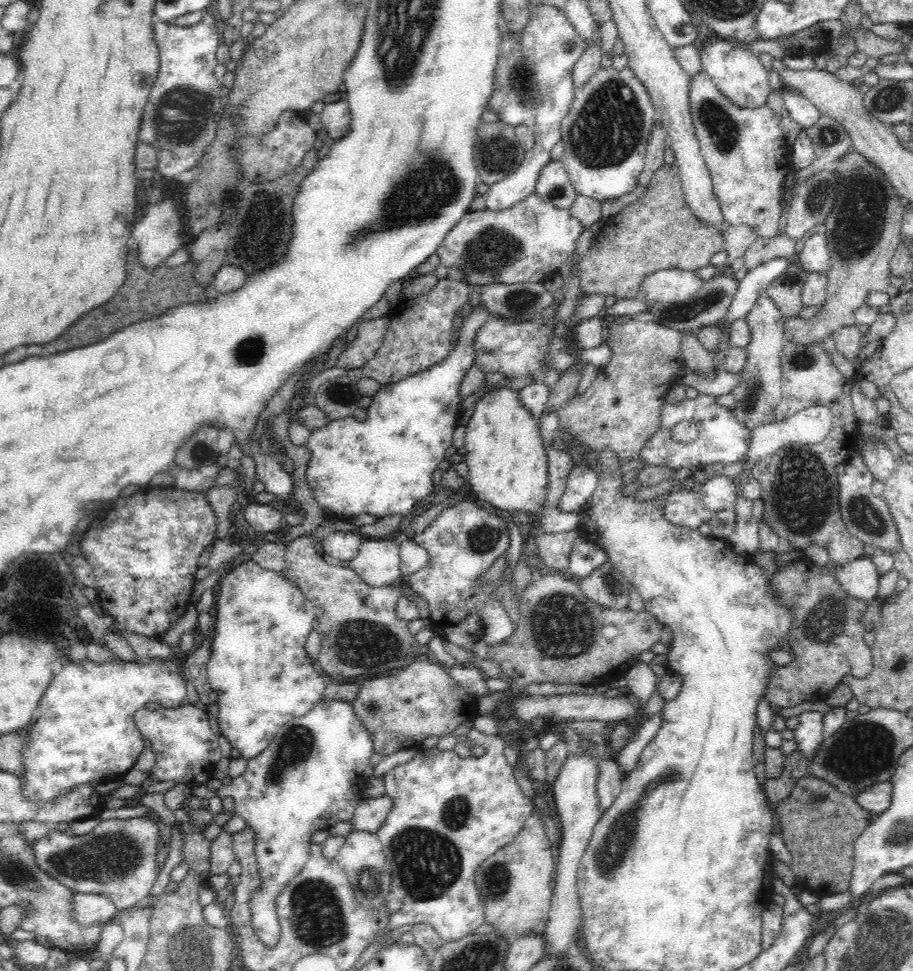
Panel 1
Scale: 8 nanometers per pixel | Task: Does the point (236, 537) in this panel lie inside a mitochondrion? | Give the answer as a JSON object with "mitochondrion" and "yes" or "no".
{"mitochondrion":"no"}

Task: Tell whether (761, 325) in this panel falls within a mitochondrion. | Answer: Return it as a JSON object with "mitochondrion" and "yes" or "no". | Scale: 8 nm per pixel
{"mitochondrion":"yes"}

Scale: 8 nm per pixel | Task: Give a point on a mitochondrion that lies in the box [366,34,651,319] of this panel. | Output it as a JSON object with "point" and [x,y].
{"point":[609,129]}

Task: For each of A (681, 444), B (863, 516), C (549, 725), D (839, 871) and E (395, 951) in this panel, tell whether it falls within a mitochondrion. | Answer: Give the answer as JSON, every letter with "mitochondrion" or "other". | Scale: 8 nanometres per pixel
{"A":"other","B":"mitochondrion","C":"other","D":"other","E":"other"}

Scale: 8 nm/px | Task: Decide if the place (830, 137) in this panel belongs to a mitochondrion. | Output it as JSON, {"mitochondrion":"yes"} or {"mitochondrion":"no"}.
{"mitochondrion":"yes"}

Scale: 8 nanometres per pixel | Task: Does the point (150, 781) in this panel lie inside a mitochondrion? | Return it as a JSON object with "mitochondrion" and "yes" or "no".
{"mitochondrion":"no"}

